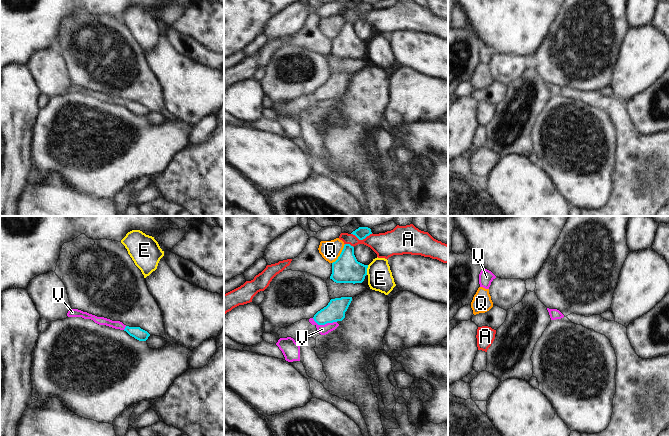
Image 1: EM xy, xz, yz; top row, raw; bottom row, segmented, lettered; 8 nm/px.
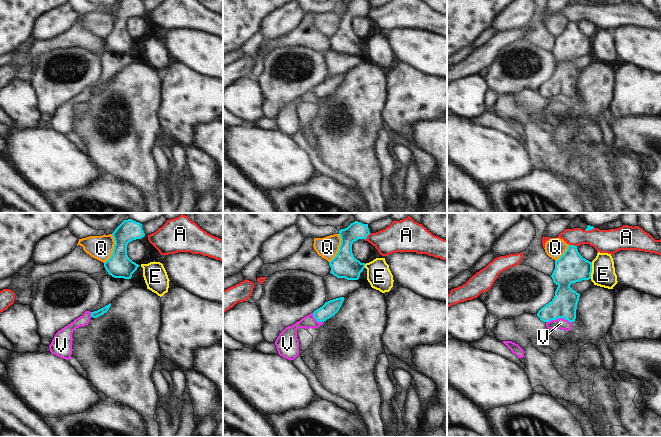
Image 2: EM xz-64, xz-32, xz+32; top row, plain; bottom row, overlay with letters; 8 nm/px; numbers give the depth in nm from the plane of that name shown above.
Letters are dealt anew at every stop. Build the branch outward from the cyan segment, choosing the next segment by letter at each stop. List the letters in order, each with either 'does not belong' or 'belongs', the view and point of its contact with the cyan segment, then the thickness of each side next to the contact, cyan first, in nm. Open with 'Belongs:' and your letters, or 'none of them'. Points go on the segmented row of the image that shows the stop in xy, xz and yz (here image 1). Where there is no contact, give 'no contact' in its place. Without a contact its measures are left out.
Belongs: none of them
A: does not belong; meets cyan in xz at (361, 239); 100 nm thick on the cyan side, 200 nm on the other
E: does not belong; meets cyan in xz at (366, 270); 220 nm thick on the cyan side, 200 nm on the other
Q: does not belong; meets cyan in xz at (340, 254); 220 nm thick on the cyan side, 160 nm on the other
V: does not belong; meets cyan in xz at (324, 324); 160 nm thick on the cyan side, 80 nm on the other

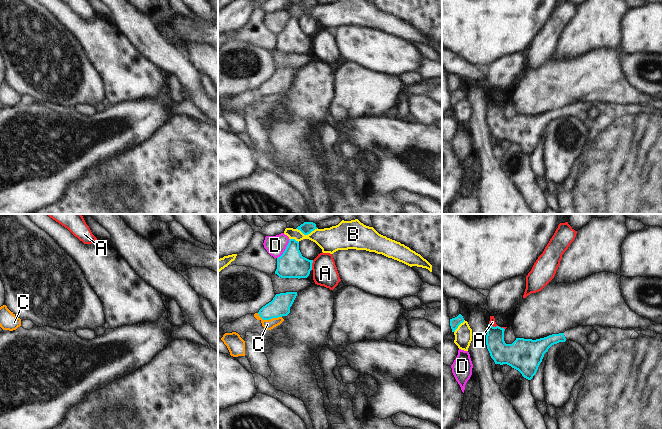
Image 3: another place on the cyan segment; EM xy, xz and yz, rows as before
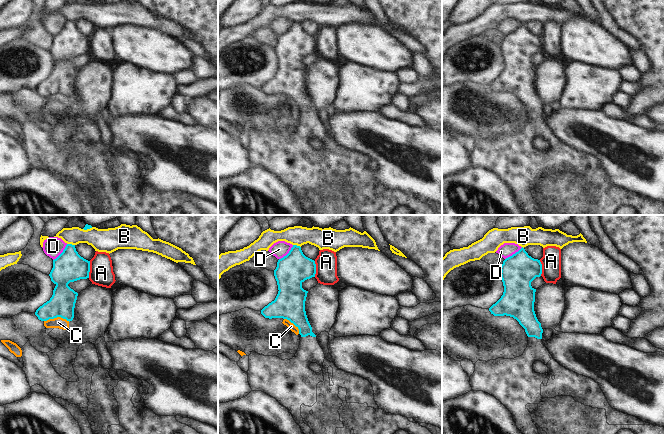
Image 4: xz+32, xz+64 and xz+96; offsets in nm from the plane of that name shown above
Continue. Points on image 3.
Belongs: none of them
A: does not belong; meets cyan in yz at (497, 326); 170 nm thick on the cyan side, 50 nm on the other
B: does not belong; meets cyan in xz at (306, 234); 100 nm thick on the cyan side, 200 nm on the other
C: does not belong; meets cyan in xz at (269, 319); 160 nm thick on the cyan side, 80 nm on the other
D: does not belong; meets cyan in xz at (285, 249); 220 nm thick on the cyan side, 160 nm on the other

